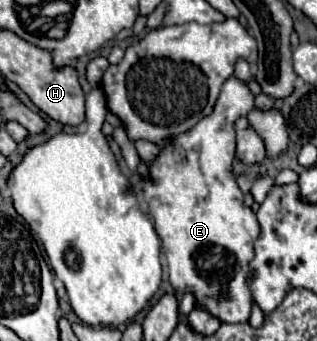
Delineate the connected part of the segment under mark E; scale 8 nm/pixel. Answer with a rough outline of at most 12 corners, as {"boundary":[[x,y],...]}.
{"boundary":[[231,75],[143,191],[171,285],[245,323],[255,213],[231,173]]}

